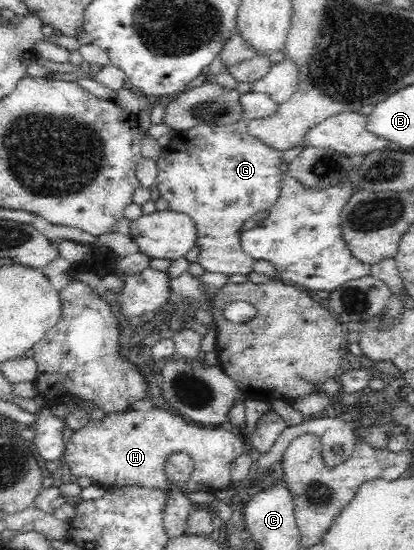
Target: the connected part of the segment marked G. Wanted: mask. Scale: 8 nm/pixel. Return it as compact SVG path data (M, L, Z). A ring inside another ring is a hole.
M237 119L227 125L201 124L189 129L174 131L166 147L156 159L158 177L156 187L159 196L169 204L169 211L187 215L195 225L199 254L197 261L204 271L248 275L253 270L254 259L248 256L240 244L244 224L257 213L275 207L281 195L283 152L264 144L248 130L249 120Z

